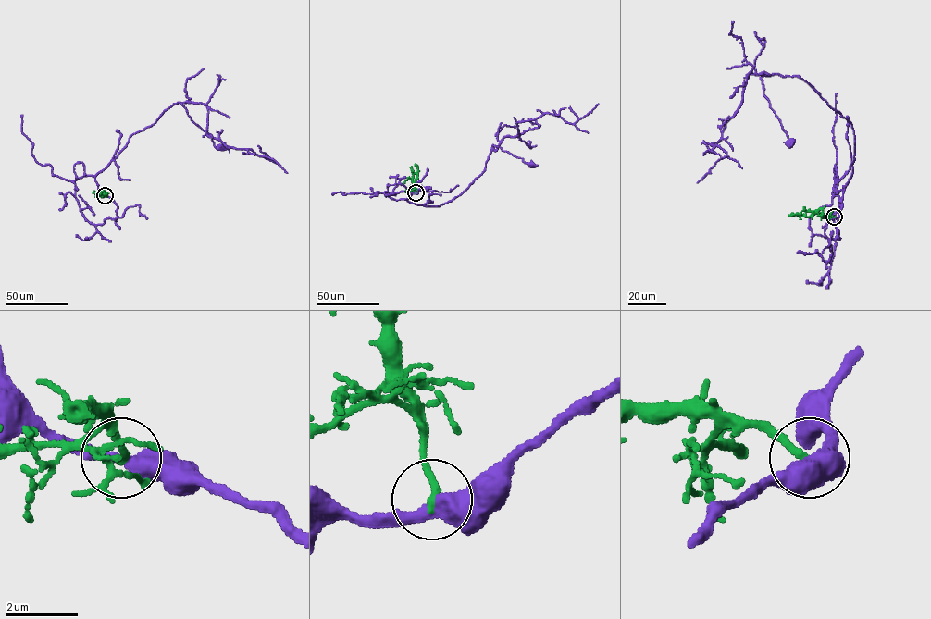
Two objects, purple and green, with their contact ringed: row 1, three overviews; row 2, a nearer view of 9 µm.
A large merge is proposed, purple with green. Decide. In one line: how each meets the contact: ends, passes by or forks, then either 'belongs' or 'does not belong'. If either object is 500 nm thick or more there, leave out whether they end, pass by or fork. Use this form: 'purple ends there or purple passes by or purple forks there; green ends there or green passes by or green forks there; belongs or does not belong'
purple passes by; green ends there; does not belong

